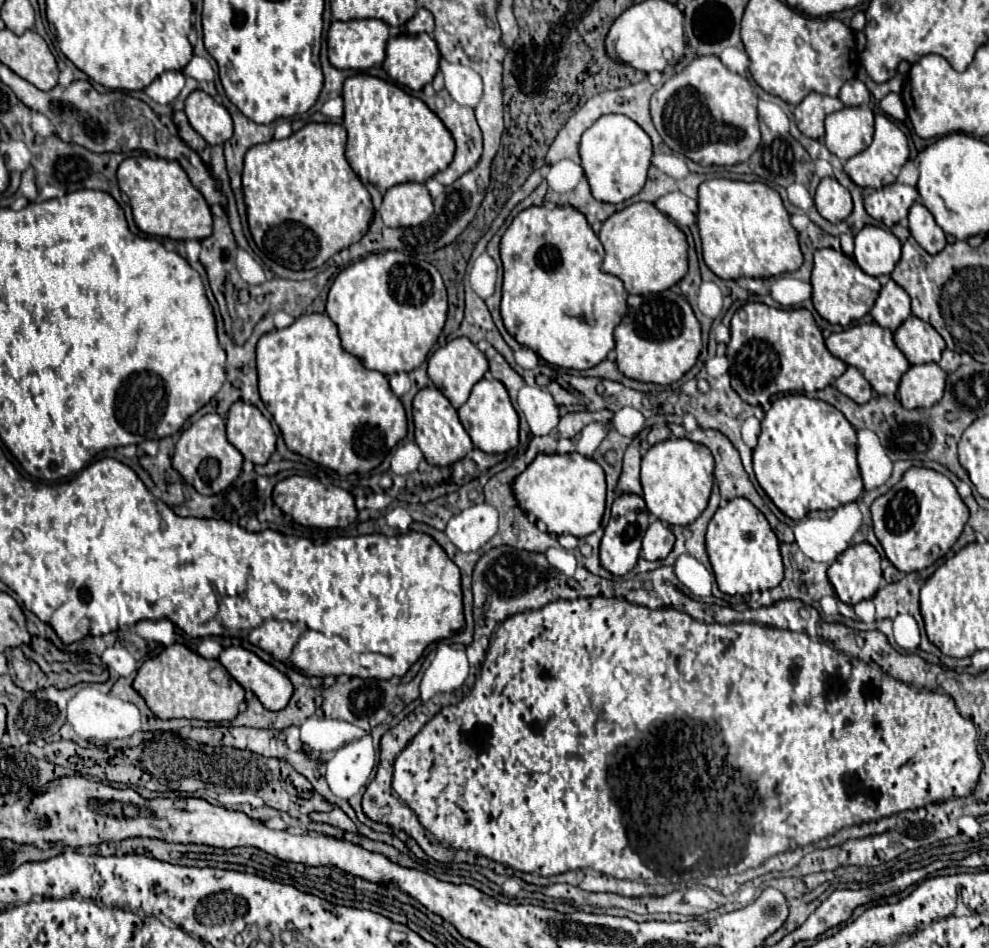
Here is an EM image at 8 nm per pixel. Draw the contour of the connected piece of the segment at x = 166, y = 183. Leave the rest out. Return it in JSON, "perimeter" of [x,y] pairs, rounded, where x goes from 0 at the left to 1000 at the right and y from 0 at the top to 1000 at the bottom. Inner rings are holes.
{"perimeter":[[[148,164],[129,166],[119,176],[119,195],[131,208],[138,237],[150,246],[172,252],[208,252],[214,246],[214,225],[204,204],[192,193],[188,180],[178,170],[154,168]]]}

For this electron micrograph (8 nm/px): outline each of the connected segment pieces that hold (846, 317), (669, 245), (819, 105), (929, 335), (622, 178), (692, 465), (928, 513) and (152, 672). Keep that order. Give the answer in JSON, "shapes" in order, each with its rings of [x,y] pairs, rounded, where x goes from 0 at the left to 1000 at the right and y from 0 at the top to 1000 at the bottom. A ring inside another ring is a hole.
{"shapes":[[[[829,263],[823,269],[821,303],[823,303],[821,318],[823,318],[823,324],[829,330],[829,334],[839,339],[839,341],[851,343],[851,345],[857,345],[863,339],[868,339],[870,334],[874,334],[882,326],[882,322],[884,322],[884,318],[886,318],[886,313],[892,305],[892,301],[886,292],[880,292],[880,290],[872,288],[872,284],[868,284],[868,280],[861,271],[853,269],[851,265],[843,265],[843,263]],[[868,299],[874,301],[874,305],[876,305],[872,315],[861,313],[861,303],[868,301]]],[[[639,214],[615,229],[607,242],[607,254],[613,265],[609,286],[623,290],[637,311],[673,307],[696,288],[694,248],[659,214]]],[[[819,98],[807,113],[803,113],[803,128],[811,142],[819,147],[833,145],[833,126],[839,119],[849,117],[853,111],[847,102]]],[[[924,332],[910,343],[910,347],[904,351],[904,360],[922,385],[948,383],[957,366],[950,351],[940,341]]],[[[609,121],[586,149],[588,178],[599,206],[611,214],[629,214],[649,201],[659,168],[659,149],[655,140],[631,121]]],[[[673,463],[649,482],[649,514],[655,539],[675,554],[702,552],[716,533],[722,509],[722,482],[716,472],[696,463]]],[[[934,493],[918,495],[910,509],[906,509],[896,522],[888,524],[880,537],[884,562],[894,577],[898,592],[912,604],[932,602],[954,588],[969,571],[981,545],[965,509],[952,499]]],[[[176,678],[166,685],[160,693],[154,693],[144,699],[135,716],[135,727],[146,735],[154,752],[162,758],[204,758],[204,761],[233,761],[241,754],[243,744],[247,742],[247,725],[237,718],[231,710],[224,710],[224,718],[214,718],[212,708],[224,704],[218,695],[206,695],[200,689],[192,687],[188,680]]]]}

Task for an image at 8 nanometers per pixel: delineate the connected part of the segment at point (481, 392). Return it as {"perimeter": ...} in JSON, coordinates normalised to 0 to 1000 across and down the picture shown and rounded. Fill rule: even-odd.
{"perimeter":[[[497,398],[485,400],[473,423],[463,431],[467,448],[471,448],[471,457],[479,465],[479,472],[487,474],[489,478],[512,478],[524,469],[524,436],[520,434],[512,408]]]}

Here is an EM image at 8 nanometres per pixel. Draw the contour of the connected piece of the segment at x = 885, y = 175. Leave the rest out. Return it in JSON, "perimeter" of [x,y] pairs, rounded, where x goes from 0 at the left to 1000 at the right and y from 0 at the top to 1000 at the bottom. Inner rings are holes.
{"perimeter":[[[886,121],[886,140],[884,140],[882,153],[878,157],[874,157],[872,161],[863,164],[861,168],[857,168],[853,174],[853,180],[868,197],[890,199],[890,197],[906,191],[906,187],[908,187],[912,174],[918,170],[918,166],[920,166],[920,157],[918,157],[916,142],[896,121]]]}

